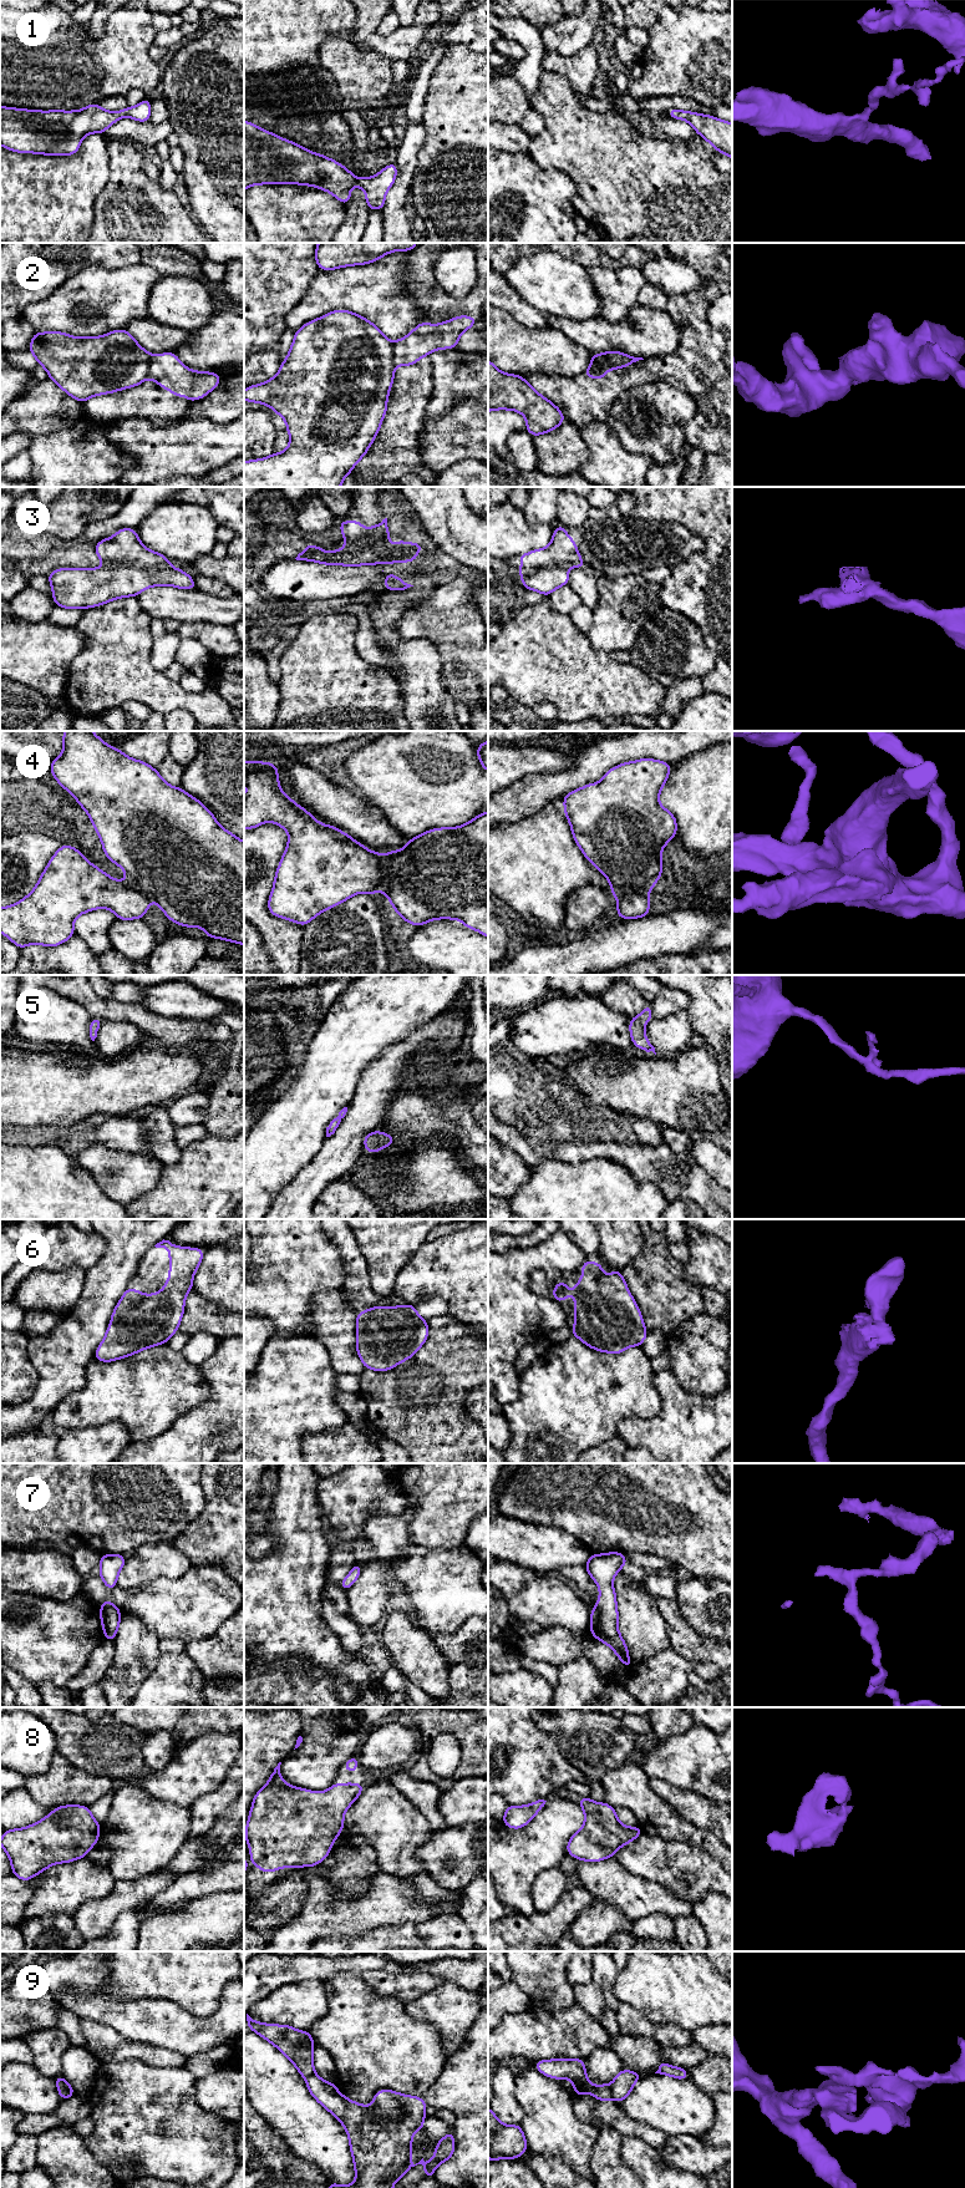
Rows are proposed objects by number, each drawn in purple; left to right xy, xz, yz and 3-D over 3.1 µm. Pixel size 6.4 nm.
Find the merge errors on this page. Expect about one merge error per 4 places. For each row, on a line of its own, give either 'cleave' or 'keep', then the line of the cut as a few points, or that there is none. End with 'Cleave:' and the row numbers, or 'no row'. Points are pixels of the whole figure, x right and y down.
1: keep | no cut
2: cleave | xy (152, 355), (146, 377)
3: cleave | xy (106, 563), (140, 567), (168, 565)
4: cleave | yz (646, 892), (616, 892), (613, 894)
5: keep | no cut
6: keep | no cut
7: keep | no cut
8: keep | no cut
9: cleave | xy (65, 2082), (67, 2097)
Cleave: 2, 3, 4, 9

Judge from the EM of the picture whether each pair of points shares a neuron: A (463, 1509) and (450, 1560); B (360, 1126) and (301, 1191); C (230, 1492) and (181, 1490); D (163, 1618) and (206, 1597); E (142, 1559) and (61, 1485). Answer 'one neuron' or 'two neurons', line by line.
A: two neurons
B: one neuron
C: two neurons
D: one neuron
E: two neurons

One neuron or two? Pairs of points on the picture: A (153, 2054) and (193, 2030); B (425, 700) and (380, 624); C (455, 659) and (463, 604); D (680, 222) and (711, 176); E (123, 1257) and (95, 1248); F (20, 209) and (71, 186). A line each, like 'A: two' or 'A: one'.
A: two
B: one
C: one
D: one
E: two
F: one

